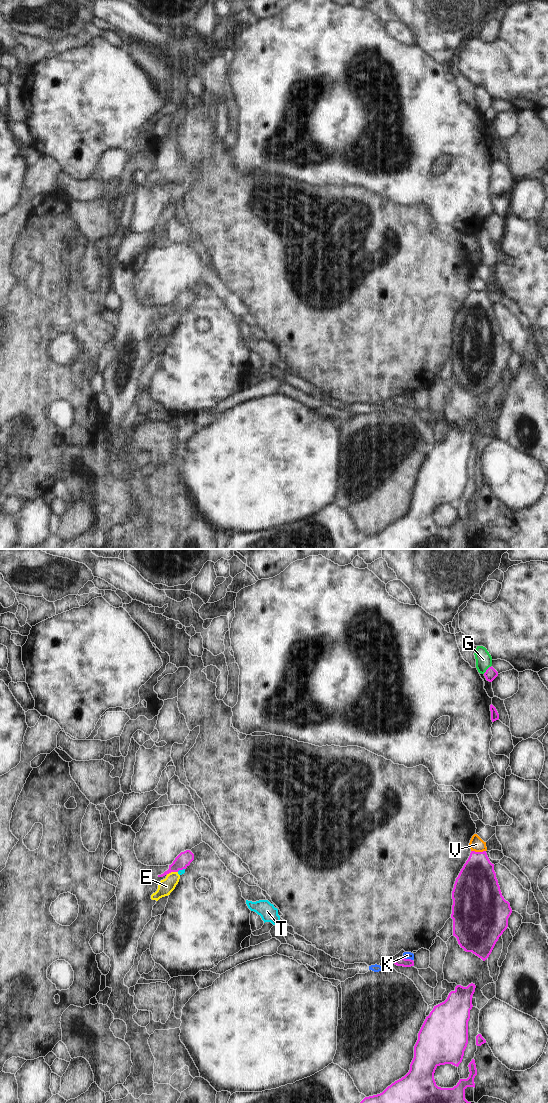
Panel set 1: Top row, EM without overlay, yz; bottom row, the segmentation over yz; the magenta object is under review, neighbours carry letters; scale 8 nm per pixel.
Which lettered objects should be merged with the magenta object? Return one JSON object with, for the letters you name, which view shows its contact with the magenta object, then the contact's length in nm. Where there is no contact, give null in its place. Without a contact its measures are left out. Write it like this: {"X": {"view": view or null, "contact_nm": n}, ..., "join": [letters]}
{"V": {"view": "yz", "contact_nm": 120}, "join": ["V"]}

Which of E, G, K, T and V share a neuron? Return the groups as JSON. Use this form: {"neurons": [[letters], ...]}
{"neurons": [["E", "T"], ["G", "K"], ["V"]]}

